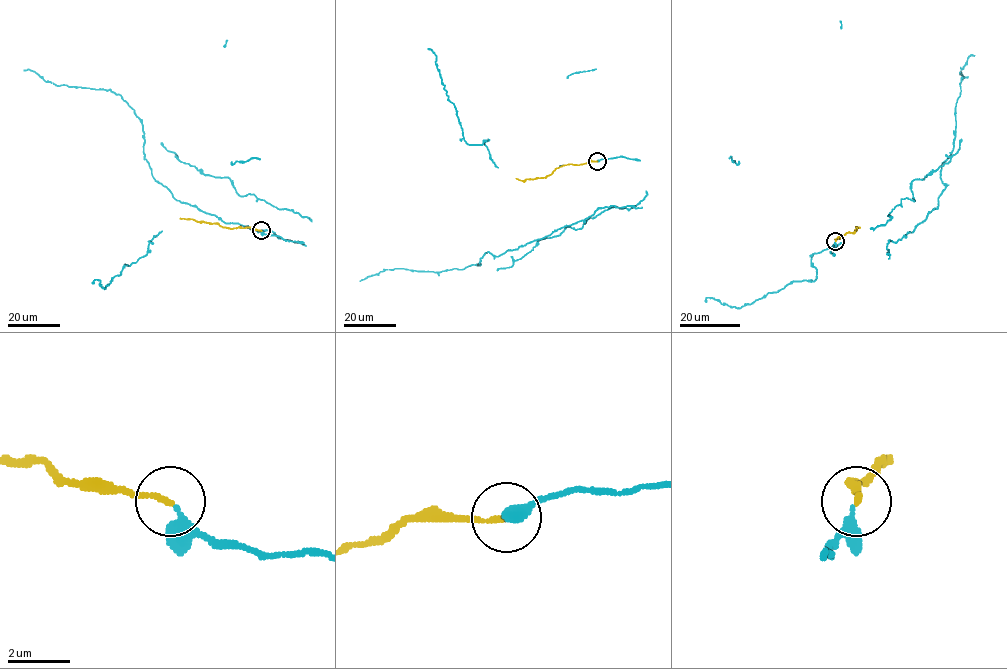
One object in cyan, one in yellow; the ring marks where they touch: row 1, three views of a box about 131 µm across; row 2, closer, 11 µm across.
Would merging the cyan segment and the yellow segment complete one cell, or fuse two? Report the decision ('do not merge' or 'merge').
merge

